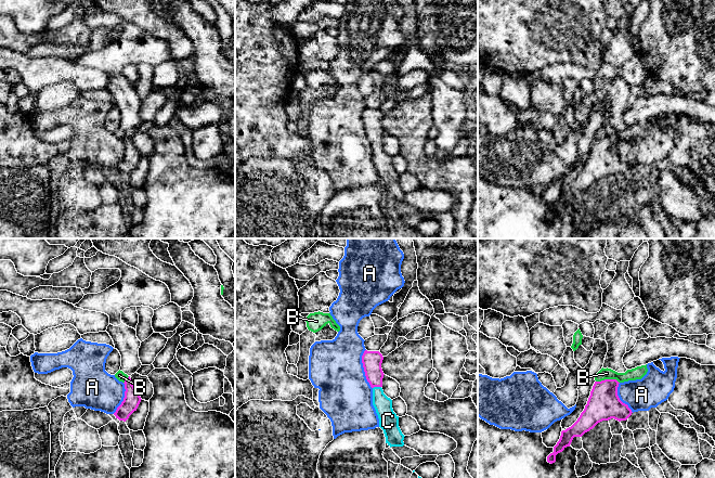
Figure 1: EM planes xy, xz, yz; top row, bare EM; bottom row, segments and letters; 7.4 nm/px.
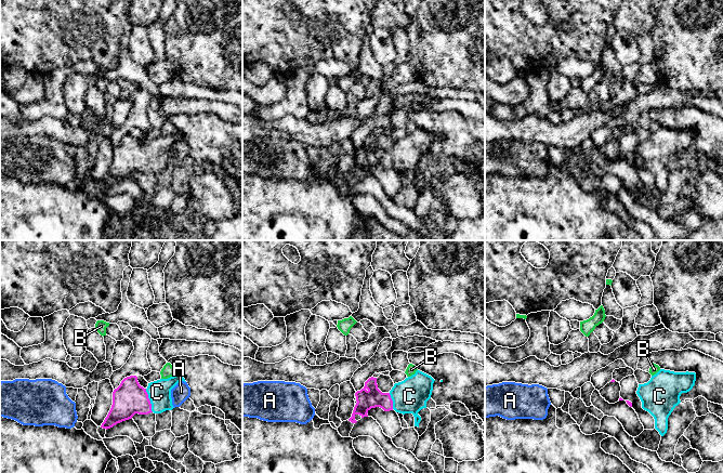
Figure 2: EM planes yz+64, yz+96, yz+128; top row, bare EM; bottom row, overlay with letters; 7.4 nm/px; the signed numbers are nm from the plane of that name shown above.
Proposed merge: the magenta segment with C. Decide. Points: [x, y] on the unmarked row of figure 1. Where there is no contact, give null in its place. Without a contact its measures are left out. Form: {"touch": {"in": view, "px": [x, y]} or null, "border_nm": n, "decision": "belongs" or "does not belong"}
{"touch": {"in": "xz", "px": [376, 143]}, "border_nm": 70, "decision": "belongs"}

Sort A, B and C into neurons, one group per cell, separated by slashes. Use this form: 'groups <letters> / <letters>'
groups A / B / C

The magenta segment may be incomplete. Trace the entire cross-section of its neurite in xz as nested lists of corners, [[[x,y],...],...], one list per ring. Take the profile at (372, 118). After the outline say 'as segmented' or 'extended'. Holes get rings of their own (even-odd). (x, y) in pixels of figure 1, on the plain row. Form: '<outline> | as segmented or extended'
[[[365,107],[362,120],[365,133],[373,145],[373,163],[379,176],[379,184],[384,188],[386,201],[391,204],[403,204],[404,192],[399,184],[399,173],[393,169],[392,157],[382,147],[384,114],[379,108]]] | extended

